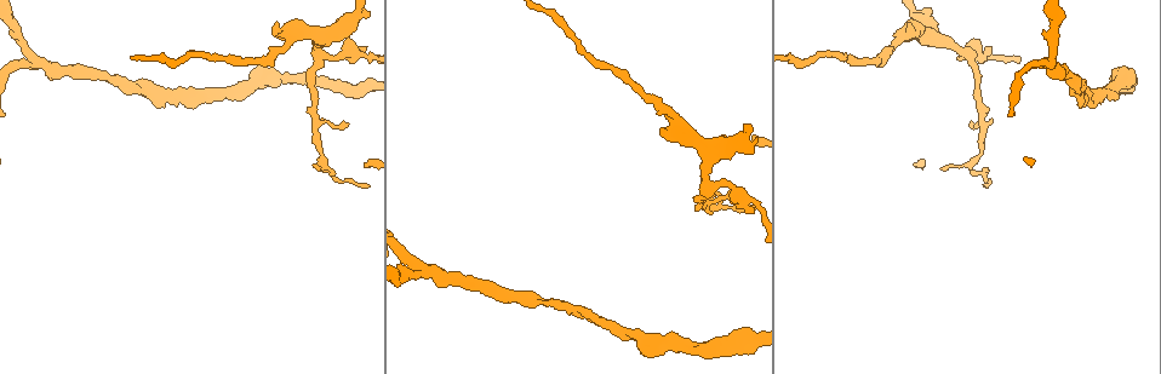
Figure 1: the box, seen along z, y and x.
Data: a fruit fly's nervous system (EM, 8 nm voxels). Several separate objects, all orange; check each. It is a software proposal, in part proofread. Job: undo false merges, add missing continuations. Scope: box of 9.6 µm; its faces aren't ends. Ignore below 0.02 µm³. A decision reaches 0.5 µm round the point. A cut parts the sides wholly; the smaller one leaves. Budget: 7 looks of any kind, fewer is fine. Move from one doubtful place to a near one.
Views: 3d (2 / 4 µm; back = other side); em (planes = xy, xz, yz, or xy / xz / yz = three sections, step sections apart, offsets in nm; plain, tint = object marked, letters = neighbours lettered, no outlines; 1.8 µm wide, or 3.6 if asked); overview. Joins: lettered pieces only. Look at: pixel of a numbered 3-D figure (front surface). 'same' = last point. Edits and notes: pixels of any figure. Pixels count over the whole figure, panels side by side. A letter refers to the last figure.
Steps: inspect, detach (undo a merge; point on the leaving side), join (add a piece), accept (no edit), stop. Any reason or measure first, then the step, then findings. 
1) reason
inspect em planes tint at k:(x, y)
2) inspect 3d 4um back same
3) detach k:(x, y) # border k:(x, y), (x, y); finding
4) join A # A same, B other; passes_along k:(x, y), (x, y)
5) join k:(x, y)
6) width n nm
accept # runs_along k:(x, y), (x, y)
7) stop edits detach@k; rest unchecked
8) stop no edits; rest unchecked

three arms meet
inspect 3d 2um at 1:(36, 63)

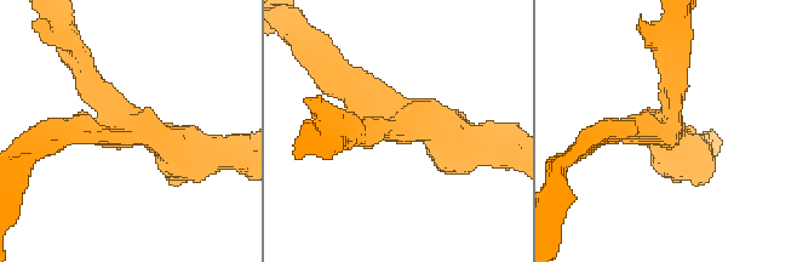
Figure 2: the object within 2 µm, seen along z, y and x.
arms 3; arm_widths 180, 200, 220 nm
inspect em 3.6um planes tint at 2:(665, 130)

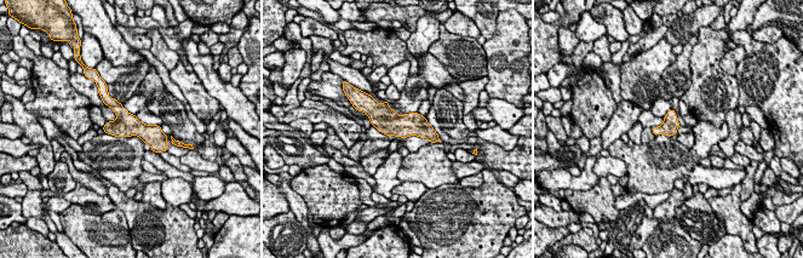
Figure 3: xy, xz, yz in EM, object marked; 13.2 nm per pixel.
what lies round it
inspect em 3.6um planes letters same

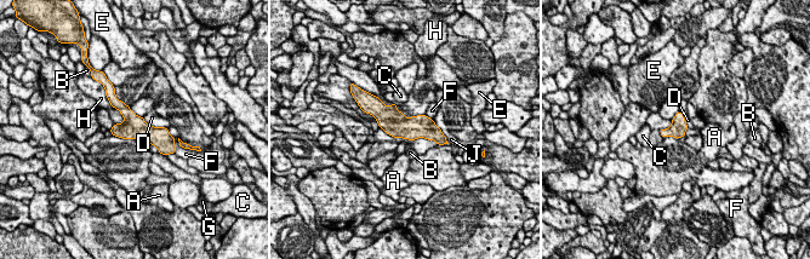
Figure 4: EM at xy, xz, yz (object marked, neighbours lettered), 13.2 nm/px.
accept # A other, B other, C other, D other, E other, F other, G other, H other, J other; one cell here

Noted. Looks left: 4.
stops while still wide
inspect em planes letters at 1:(277, 23)

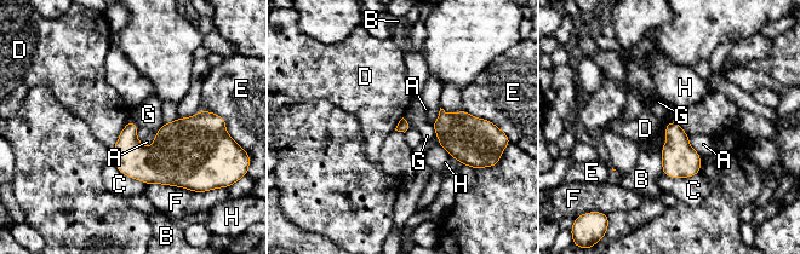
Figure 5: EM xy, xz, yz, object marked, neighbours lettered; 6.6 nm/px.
longest_contact F 280 nm
accept # A other, B other, C other, D other, E other, F other, G other, H other; border 5:(130, 119), (112, 149); no lettered piece goes on from it

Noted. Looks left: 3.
inspect em xz step 16 tint at 1:(346, 126)

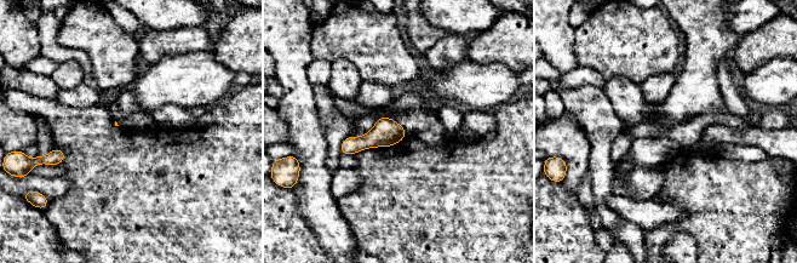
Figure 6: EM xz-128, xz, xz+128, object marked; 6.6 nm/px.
inspect em planes letters same

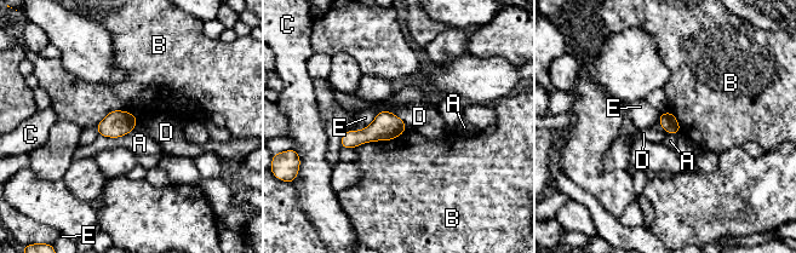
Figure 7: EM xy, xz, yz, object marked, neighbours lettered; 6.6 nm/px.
accept # A other, B other, C other, D other, E other; border 7:(133, 128), (118, 137), (98, 136); none of them fits

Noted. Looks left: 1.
stop no edits; rest unchecked

